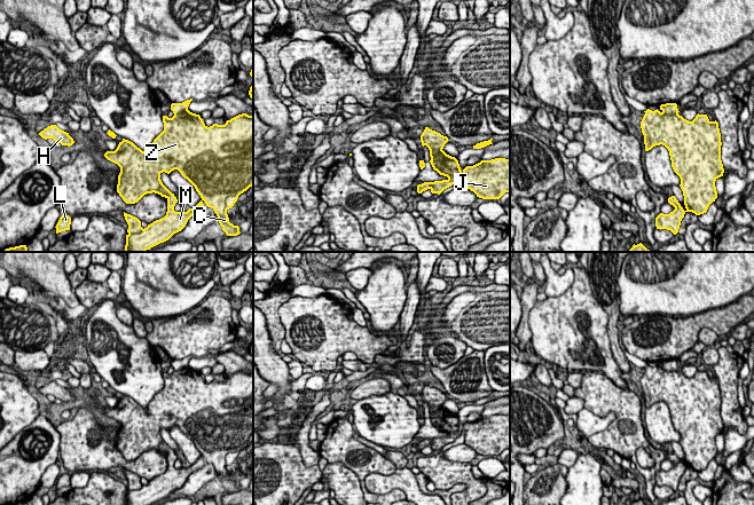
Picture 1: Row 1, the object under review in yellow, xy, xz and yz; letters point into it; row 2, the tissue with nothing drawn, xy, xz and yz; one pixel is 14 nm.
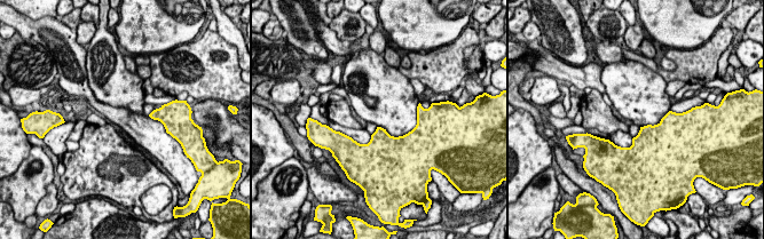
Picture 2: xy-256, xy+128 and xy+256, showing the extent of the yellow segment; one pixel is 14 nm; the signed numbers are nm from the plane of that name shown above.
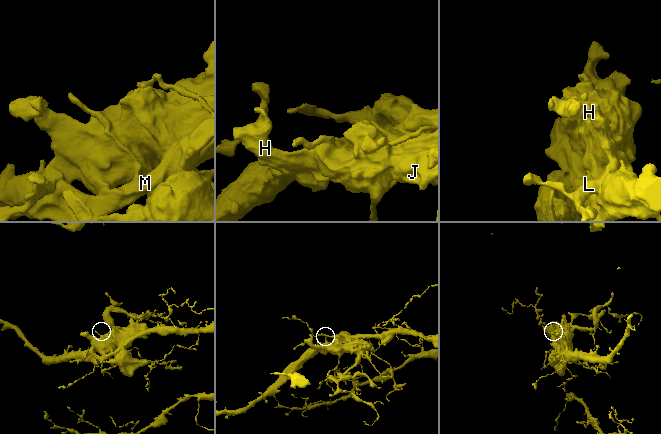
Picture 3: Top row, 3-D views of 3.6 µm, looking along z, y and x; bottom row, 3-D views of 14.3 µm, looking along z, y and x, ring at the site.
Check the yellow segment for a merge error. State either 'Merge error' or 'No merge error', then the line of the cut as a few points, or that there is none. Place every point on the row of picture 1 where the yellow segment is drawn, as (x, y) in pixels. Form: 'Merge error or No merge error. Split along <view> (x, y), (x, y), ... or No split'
No merge error. No split

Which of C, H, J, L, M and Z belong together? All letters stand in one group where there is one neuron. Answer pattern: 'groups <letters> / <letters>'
groups C H J L M Z

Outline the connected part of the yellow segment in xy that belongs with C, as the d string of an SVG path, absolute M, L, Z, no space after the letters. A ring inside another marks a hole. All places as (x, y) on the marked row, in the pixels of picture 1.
M193 98L182 103L171 104L171 110L174 116L172 118L163 116L164 131L154 140L146 152L138 148L133 142L123 139L115 151L107 151L104 153L104 157L108 160L120 167L117 192L126 204L135 204L144 195L152 192L167 199L166 215L148 224L144 229L141 227L141 221L138 218L124 212L125 220L128 224L125 252L146 252L147 250L168 240L174 234L181 231L186 227L188 220L193 215L202 212L205 208L205 205L214 211L218 216L217 222L220 223L227 236L237 236L241 234L239 227L229 222L227 211L234 206L241 194L253 186L253 115L249 116L242 113L227 120L225 125L213 124L207 127L199 115L193 113L188 110L191 101ZM174 169L178 169L181 175L195 187L202 198L195 207L189 208L187 212L174 211L178 199L160 180L160 174L163 172L170 174Z

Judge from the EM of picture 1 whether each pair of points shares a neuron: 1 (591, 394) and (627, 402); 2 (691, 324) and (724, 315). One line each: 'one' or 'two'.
1: one
2: one

